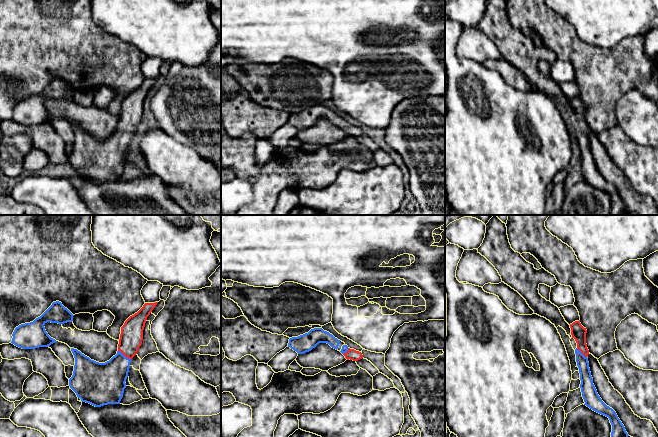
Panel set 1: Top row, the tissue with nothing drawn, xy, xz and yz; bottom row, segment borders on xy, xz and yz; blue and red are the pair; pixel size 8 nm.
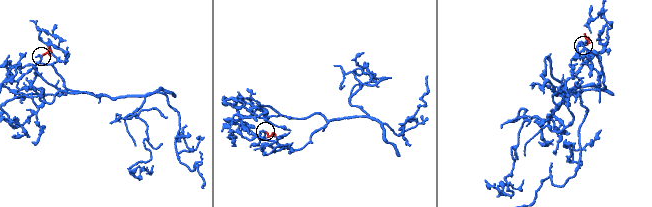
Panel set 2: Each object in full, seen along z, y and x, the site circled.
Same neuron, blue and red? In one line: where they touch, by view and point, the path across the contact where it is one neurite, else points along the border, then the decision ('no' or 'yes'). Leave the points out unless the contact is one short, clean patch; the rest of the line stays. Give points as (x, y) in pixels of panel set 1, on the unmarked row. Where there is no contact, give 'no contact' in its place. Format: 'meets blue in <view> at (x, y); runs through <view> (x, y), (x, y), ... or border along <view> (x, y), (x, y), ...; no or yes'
meets blue in xy at (123, 131); runs through xy (106, 157), (116, 146), (123, 131), (131, 112); yes

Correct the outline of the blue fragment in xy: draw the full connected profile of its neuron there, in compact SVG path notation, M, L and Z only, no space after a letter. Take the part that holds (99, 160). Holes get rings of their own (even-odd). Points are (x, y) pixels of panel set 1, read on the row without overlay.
M145 79L137 89L125 97L121 103L117 130L109 137L96 138L77 125L71 124L75 141L69 162L82 178L95 183L120 180L131 135L142 120L147 93L157 79Z

